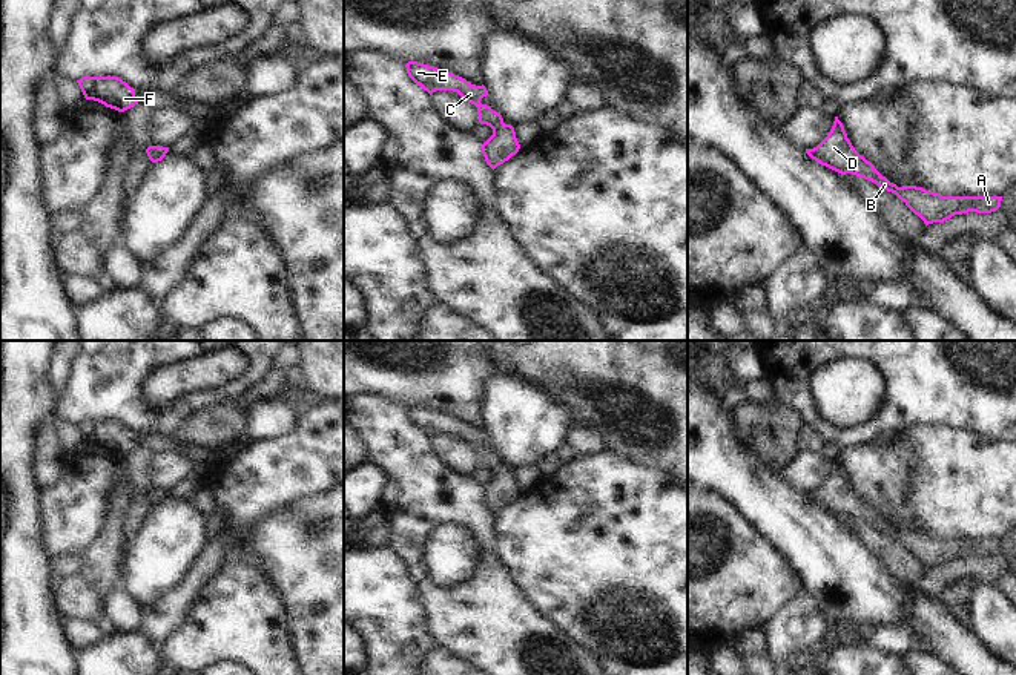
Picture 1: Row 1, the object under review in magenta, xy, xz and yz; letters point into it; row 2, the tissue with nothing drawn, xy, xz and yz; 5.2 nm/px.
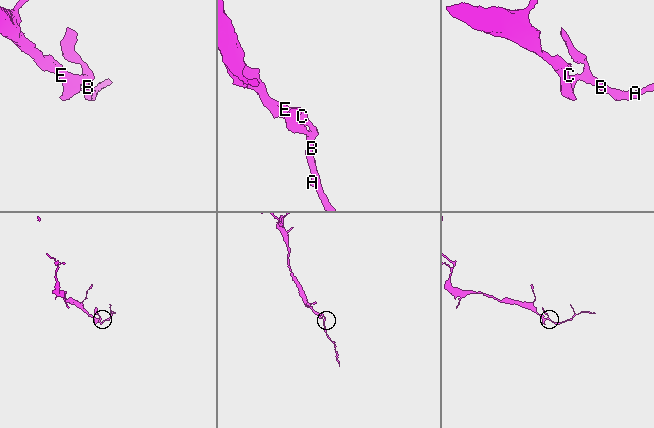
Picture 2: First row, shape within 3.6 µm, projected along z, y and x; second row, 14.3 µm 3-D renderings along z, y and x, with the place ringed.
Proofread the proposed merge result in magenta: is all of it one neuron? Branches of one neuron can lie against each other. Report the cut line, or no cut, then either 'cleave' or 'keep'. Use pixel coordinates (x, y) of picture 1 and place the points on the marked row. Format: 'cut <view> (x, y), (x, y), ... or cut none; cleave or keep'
cut none; keep

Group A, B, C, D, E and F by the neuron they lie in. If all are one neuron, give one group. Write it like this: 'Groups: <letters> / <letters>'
Groups: A B C D E F

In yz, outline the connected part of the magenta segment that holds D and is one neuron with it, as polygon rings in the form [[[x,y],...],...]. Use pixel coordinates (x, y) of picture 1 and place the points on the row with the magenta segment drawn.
[[[835,117],[827,137],[816,147],[806,149],[806,153],[821,166],[841,175],[856,175],[895,193],[925,226],[944,222],[955,215],[968,212],[991,213],[1001,207],[1002,196],[942,196],[916,186],[898,187],[855,150],[838,117]]]

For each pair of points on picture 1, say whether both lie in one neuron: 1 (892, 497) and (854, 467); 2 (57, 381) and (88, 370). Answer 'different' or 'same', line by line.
1: same
2: different

